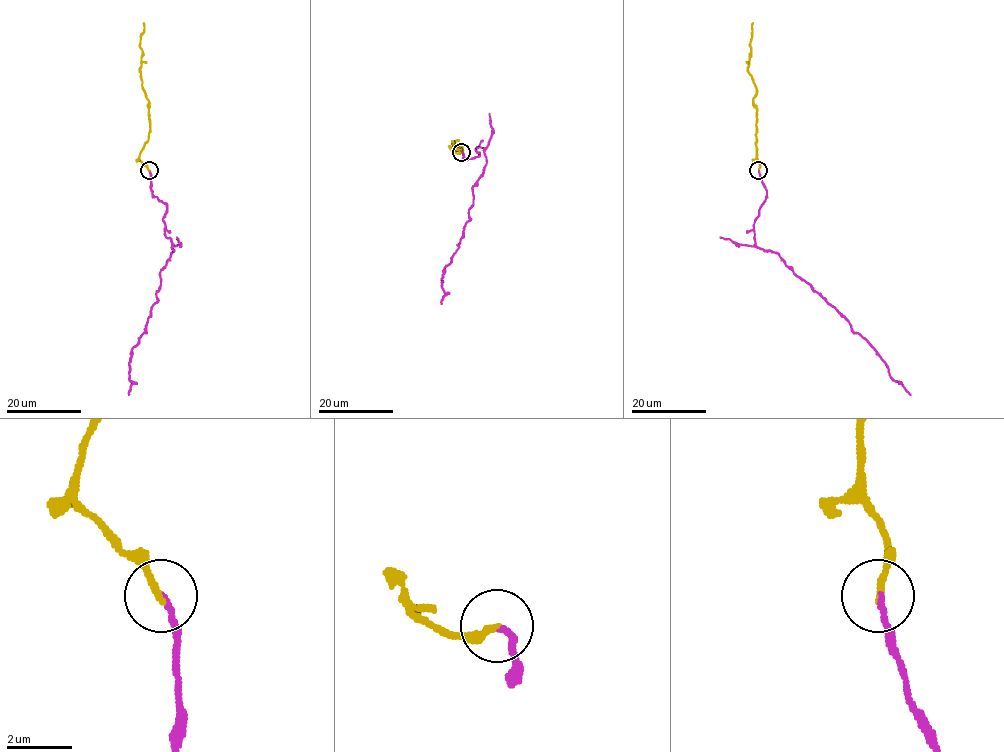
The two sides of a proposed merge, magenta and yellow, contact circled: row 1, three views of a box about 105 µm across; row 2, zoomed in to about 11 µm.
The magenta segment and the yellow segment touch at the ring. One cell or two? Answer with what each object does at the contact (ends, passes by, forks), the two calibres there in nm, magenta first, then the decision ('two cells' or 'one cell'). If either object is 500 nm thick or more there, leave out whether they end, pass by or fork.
magenta ends there; yellow ends there; 160 nm thick on the magenta side, 200 nm on the other; one cell

